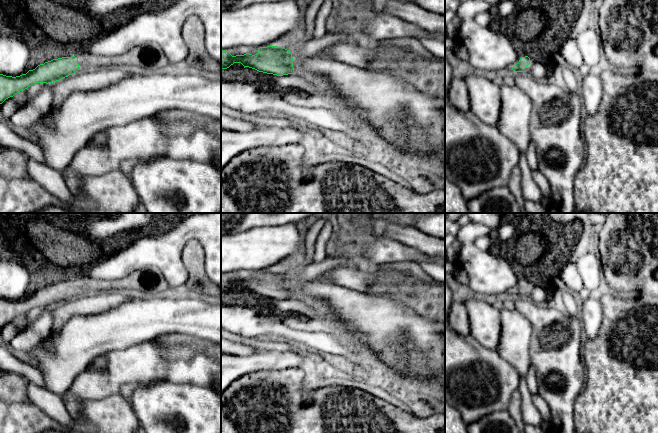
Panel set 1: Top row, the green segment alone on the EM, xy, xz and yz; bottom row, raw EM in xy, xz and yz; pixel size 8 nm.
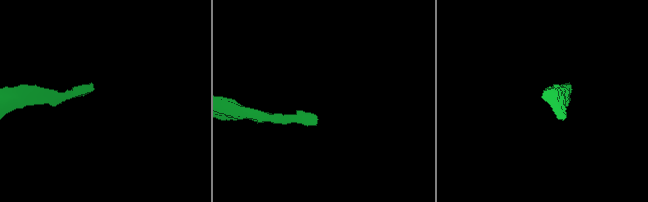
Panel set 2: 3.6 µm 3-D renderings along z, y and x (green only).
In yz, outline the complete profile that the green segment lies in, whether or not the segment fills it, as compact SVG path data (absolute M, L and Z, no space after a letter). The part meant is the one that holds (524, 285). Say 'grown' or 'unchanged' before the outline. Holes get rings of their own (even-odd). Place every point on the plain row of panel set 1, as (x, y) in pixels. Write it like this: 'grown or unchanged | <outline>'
grown | M528 280L521 281L519 286L515 288L511 294L515 296L529 296L533 284Z

